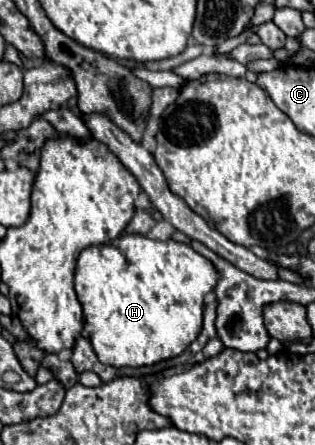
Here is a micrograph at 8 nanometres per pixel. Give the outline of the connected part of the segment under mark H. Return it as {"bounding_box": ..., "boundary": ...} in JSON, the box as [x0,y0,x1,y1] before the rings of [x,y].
{"bounding_box":[75,234,219,368],"boundary":[[[125,234],[111,242],[89,246],[81,252],[75,270],[75,290],[83,306],[83,318],[91,346],[103,364],[121,368],[151,366],[185,352],[199,336],[203,324],[203,298],[219,282],[219,272],[211,260],[197,254],[189,244],[175,240],[151,240],[141,234]]]}

